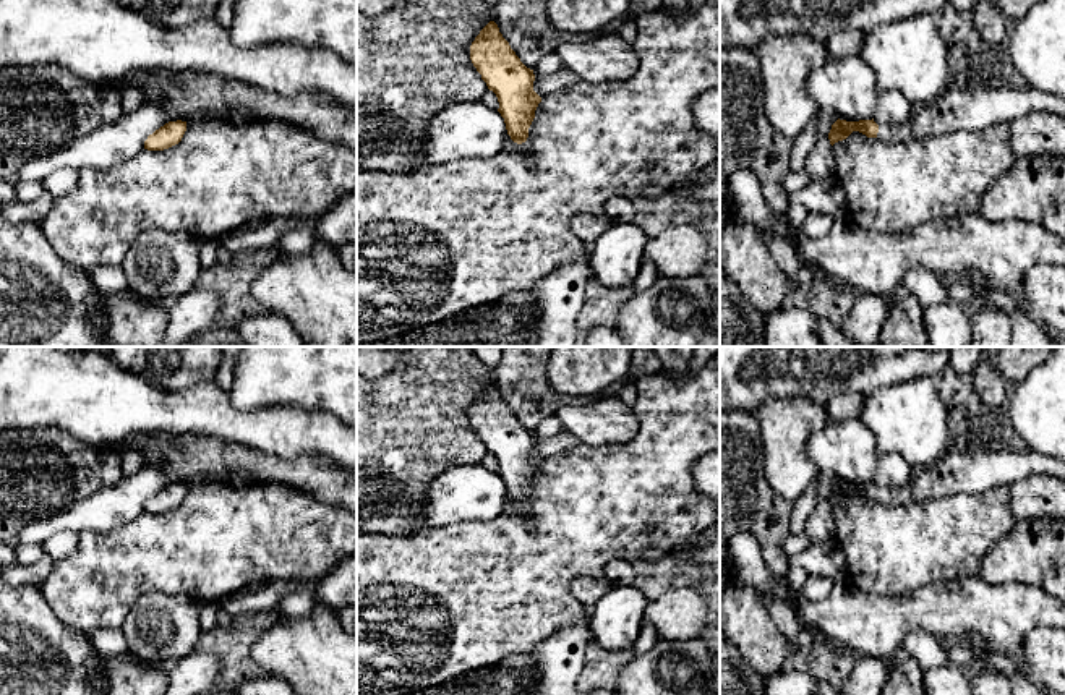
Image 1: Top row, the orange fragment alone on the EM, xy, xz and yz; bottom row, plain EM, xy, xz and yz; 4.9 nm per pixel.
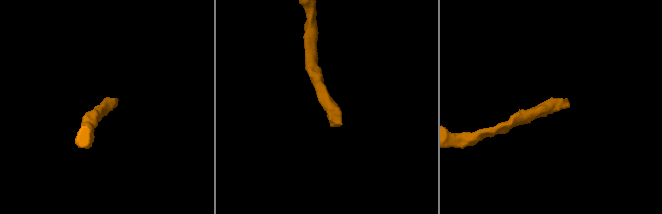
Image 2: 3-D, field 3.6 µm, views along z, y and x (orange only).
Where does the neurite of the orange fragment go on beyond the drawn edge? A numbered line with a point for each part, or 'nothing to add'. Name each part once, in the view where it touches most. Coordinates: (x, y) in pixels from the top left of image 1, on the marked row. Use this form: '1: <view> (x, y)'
1: yz (958, 109)

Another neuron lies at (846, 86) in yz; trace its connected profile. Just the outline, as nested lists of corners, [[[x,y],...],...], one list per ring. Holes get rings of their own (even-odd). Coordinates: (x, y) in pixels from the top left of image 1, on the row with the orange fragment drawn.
[[[861,55],[825,60],[812,70],[806,86],[817,107],[833,110],[840,120],[872,120],[875,115],[880,89]]]

